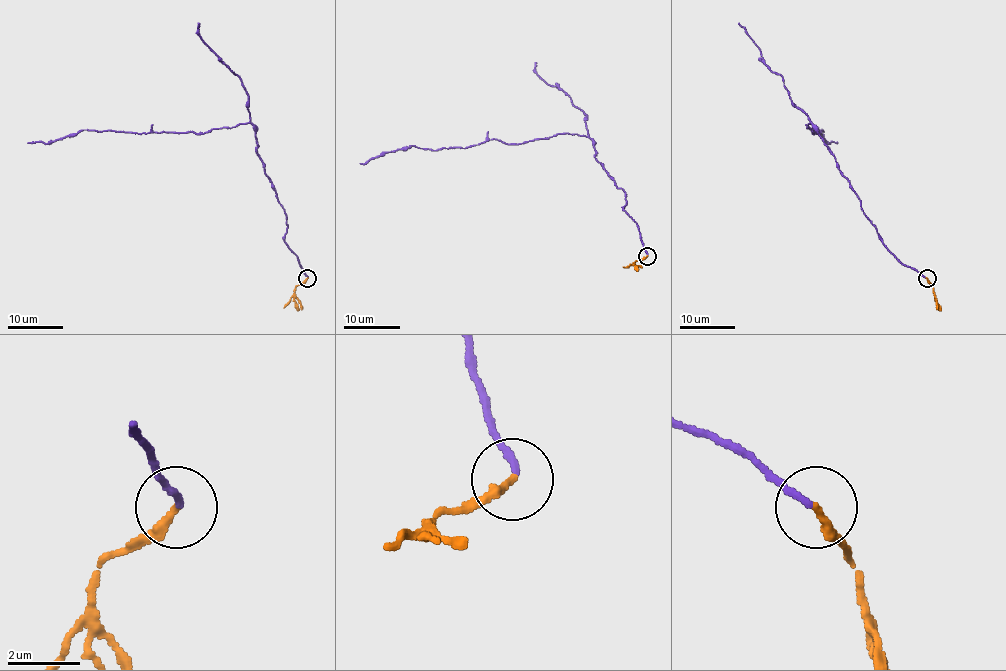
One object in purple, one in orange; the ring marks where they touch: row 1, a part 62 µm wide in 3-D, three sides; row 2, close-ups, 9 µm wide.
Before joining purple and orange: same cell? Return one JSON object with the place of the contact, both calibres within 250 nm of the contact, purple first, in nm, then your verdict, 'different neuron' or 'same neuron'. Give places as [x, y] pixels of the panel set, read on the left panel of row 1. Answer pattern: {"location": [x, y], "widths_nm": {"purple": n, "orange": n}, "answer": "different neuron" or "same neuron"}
{"location": [307, 278], "widths_nm": {"purple": 180, "orange": 240}, "answer": "different neuron"}

